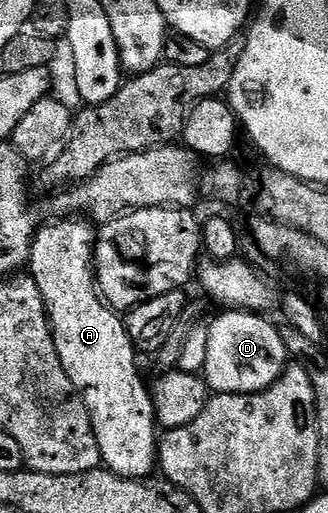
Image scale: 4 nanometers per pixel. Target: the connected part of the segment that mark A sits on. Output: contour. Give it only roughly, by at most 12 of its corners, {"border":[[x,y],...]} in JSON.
{"border":[[37,227],[29,277],[101,465],[153,475],[154,400],[96,289],[95,227]]}

